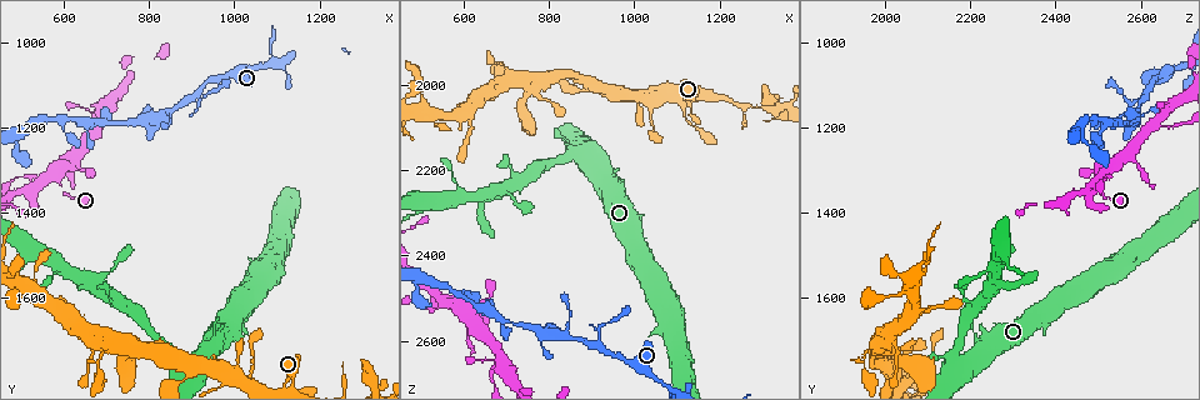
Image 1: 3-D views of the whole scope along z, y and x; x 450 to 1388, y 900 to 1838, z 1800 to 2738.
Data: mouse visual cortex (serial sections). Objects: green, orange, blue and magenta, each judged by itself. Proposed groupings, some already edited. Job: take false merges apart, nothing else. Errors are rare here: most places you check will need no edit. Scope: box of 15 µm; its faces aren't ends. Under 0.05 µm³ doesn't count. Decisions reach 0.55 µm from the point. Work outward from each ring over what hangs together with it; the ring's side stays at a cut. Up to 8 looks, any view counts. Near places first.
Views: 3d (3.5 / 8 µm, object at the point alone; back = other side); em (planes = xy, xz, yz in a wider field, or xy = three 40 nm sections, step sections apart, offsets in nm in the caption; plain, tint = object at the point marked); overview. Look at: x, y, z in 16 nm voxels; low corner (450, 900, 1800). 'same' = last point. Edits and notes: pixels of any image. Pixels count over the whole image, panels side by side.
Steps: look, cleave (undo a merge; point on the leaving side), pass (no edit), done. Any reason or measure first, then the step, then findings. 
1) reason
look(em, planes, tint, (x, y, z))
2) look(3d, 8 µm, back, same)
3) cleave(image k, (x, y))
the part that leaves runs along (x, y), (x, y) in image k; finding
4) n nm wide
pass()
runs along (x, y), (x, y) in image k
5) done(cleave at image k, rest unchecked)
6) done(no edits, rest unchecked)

looks like a crossing
look(3d, 3.5 µm, (590, 1315, 2505))

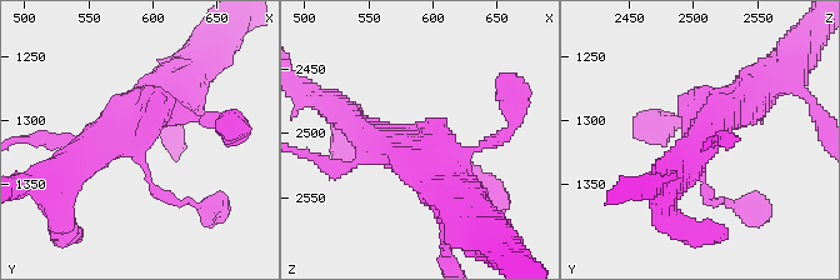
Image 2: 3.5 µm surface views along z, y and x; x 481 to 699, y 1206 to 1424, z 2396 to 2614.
4 arms; arms of 150, 150, 400, 500 nm; need the tissue
look(em, xy, step 2, tint, (582, 1316, 2506))

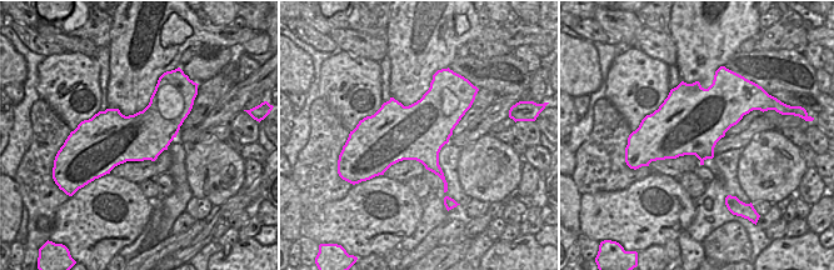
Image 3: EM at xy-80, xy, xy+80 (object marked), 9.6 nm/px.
550 nm wide
pass()
runs along (714, 201), (704, 186), (704, 133), (753, 90) in image 2; all the same cell

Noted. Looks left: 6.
three-way junction
look(3d, 3.5 µm, (680, 1185, 2635))

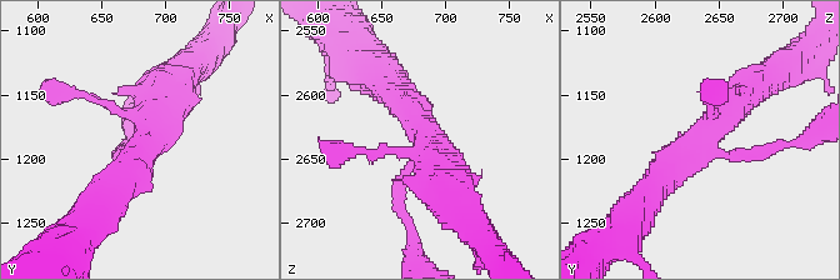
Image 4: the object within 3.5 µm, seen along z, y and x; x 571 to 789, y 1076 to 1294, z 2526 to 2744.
look(em, planes, tint, (686, 1188, 2634))

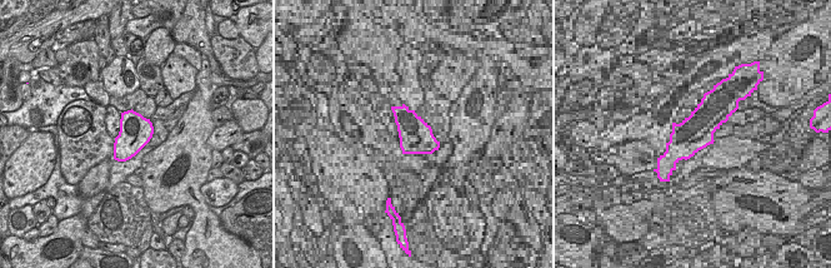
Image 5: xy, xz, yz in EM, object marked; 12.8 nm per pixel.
pass()
runs along (644, 199), (755, 84) in image 4; continuous, no second cell

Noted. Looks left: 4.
sharp bend
look(3d, 3.5 µm, (915, 1120, 2615))

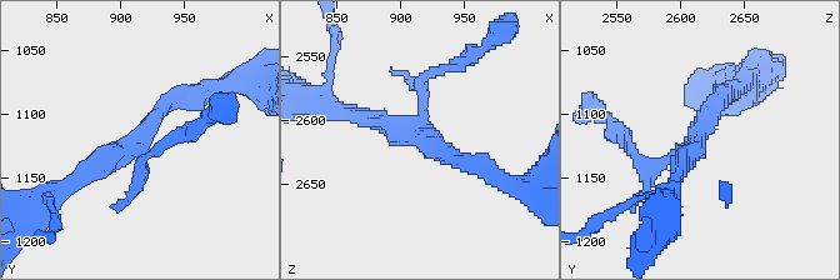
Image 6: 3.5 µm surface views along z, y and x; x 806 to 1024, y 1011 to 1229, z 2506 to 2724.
3 arms; arms of 200, 250, 250 nm
look(em, xy, step 1, tint, (912, 1118, 2612))

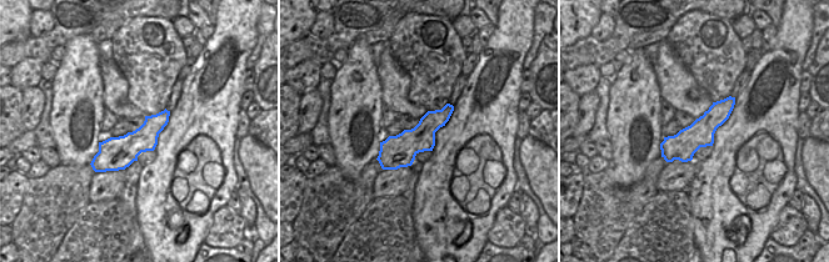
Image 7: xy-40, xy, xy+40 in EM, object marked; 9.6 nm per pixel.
pass()
runs along (449, 107), (384, 165) in image 7; continuous, no second cell

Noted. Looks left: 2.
four-way junction
look(3d, 3.5 µm, back, (710, 1715, 1970))

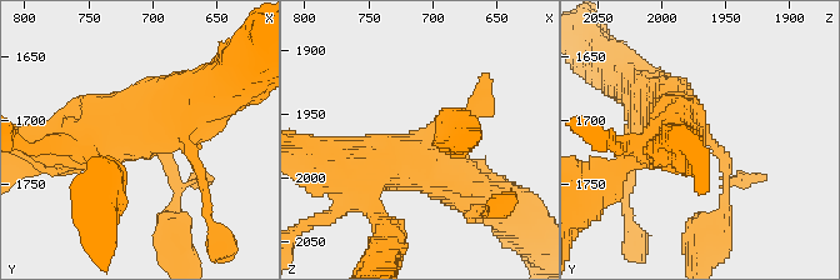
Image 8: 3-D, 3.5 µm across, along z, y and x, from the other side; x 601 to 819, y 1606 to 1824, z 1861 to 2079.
look(em, xy, step 3, tint, same)

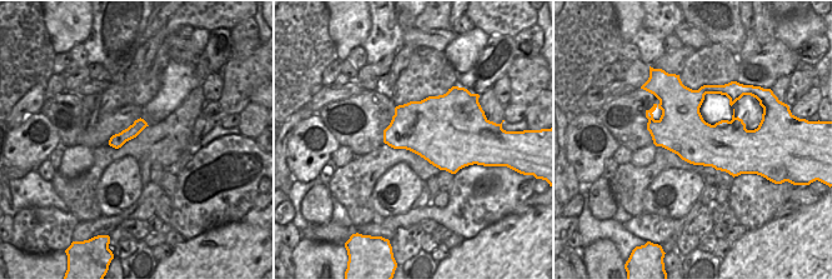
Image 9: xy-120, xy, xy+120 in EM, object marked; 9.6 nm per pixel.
pass()
runs along (143, 124), (113, 143) in image 9; one cell here

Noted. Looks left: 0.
done(no edits, rest unchecked)

